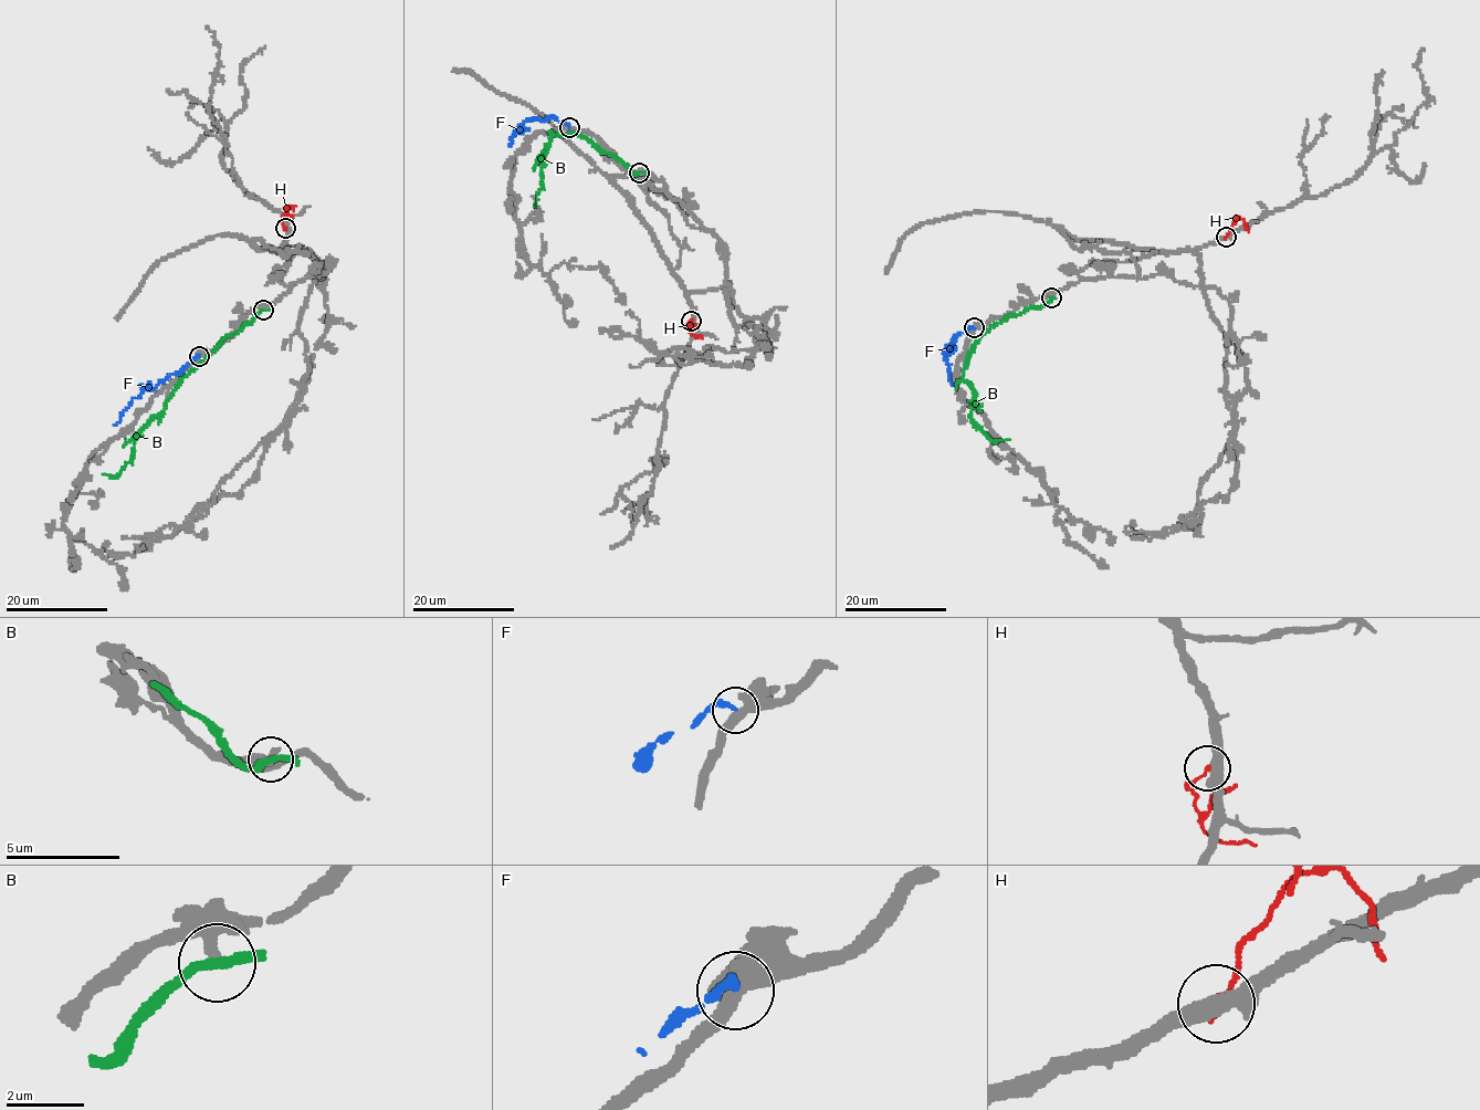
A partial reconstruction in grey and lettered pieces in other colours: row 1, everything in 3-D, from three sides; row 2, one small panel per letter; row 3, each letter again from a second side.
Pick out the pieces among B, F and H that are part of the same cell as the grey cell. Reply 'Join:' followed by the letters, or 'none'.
Join: none

